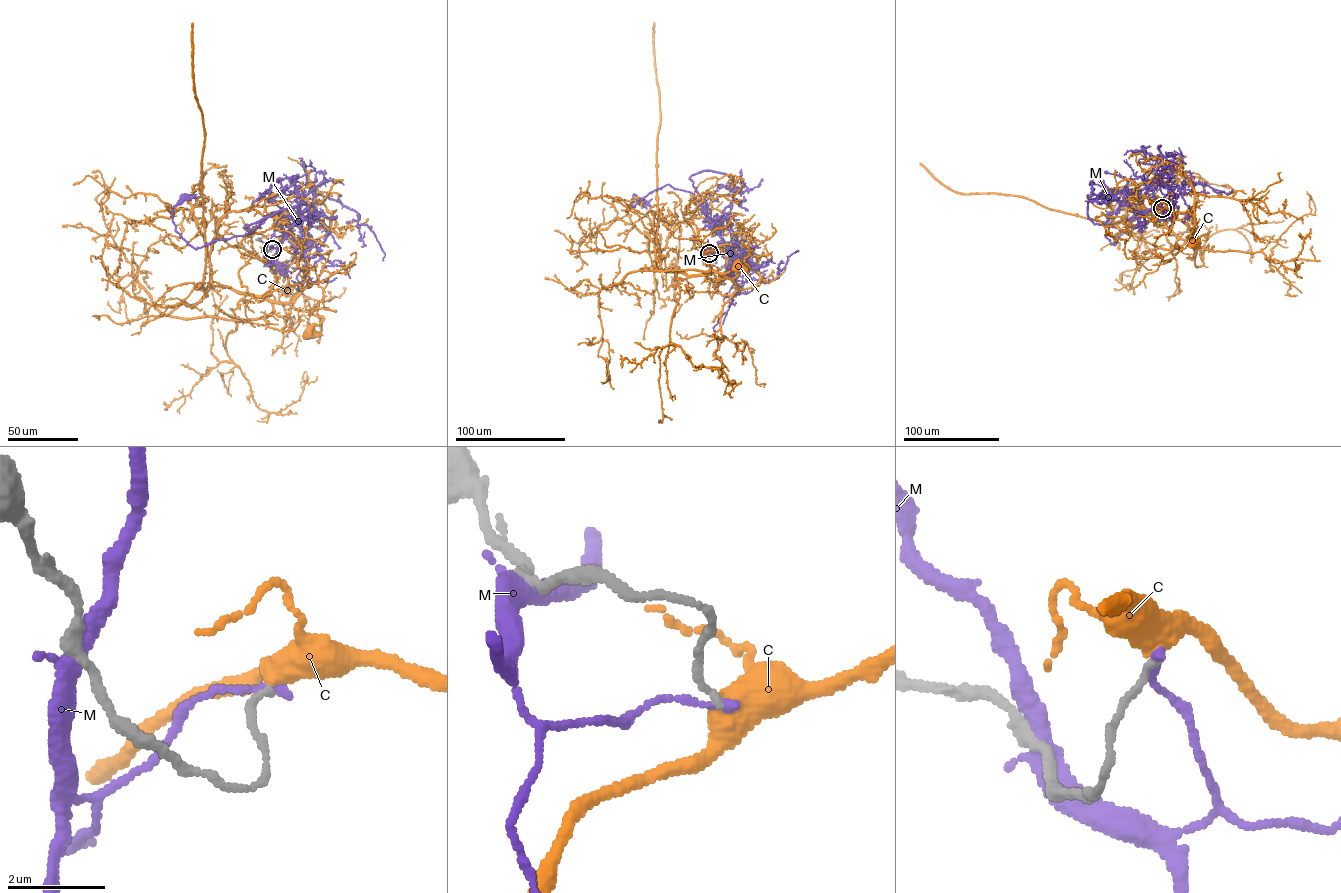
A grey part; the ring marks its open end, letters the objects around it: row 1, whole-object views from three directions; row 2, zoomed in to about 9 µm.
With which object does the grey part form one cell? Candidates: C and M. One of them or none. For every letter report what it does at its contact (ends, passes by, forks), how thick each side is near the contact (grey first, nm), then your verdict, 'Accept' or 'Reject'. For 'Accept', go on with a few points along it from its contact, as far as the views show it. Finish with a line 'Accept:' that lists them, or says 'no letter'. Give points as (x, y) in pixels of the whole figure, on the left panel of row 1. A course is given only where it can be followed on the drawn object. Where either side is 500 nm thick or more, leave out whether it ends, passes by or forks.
C: It passes by. Thickness 150 nm (grey) against 480 nm. Reject
M: It ends there. Thickness 150 nm (grey) against 150 nm. Reject
Accept: no letter

